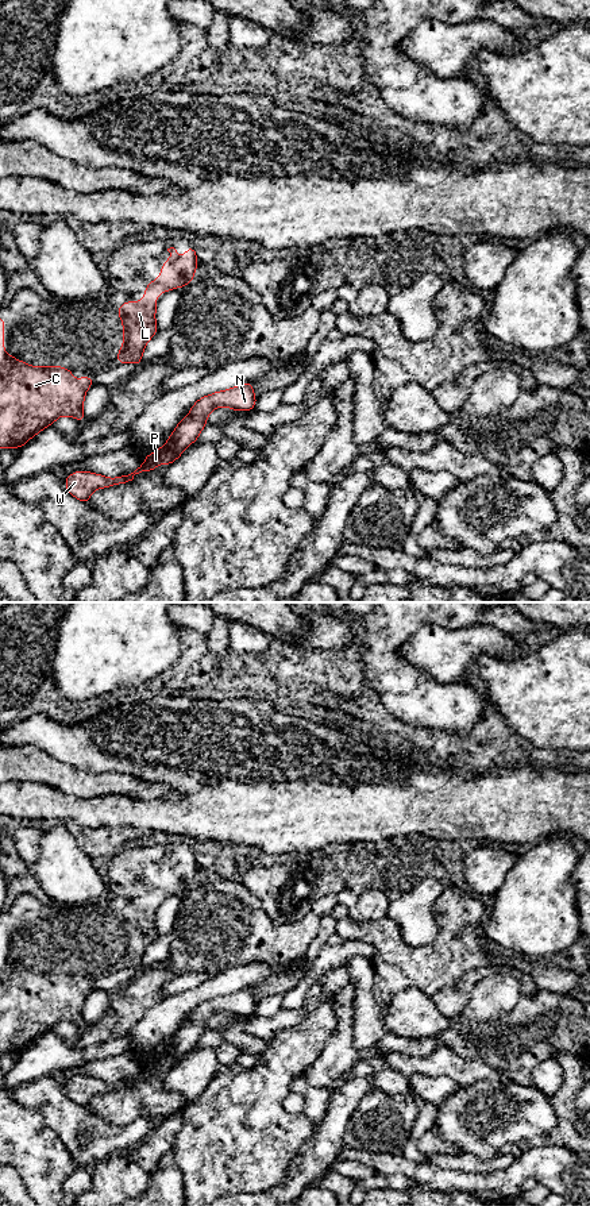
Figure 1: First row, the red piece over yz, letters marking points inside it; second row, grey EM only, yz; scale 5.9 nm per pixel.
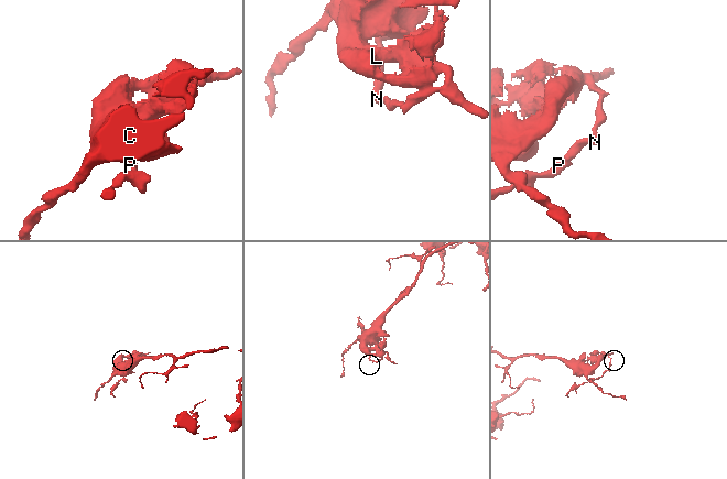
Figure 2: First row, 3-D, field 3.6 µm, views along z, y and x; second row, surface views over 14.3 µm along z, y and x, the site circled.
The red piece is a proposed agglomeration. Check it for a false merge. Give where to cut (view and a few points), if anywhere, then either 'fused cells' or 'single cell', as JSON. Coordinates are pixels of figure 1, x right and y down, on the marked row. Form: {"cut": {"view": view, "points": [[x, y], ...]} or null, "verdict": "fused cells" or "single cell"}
{"cut": {"view": "yz", "points": [[166, 443], [182, 450]]}, "verdict": "fused cells"}

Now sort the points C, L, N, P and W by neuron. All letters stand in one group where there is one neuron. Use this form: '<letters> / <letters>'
C L N / P W

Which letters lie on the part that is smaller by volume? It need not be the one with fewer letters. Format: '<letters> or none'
P, W

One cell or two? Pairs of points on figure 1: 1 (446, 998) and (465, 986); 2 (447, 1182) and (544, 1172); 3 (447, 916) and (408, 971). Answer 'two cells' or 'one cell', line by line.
1: one cell
2: one cell
3: one cell

